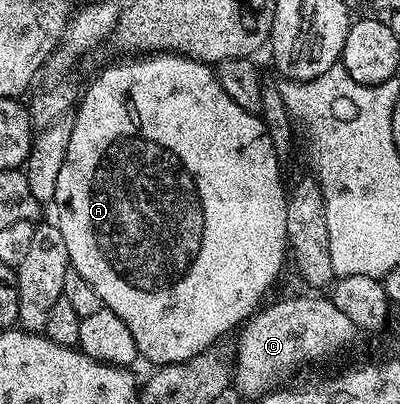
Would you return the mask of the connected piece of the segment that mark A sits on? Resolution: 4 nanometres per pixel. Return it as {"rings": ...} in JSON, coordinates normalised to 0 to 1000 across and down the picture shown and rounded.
{"rings":[[[445,131],[338,141],[330,156],[288,156],[263,168],[220,215],[215,208],[183,275],[173,369],[163,379],[163,408],[153,408],[153,431],[143,438],[133,550],[153,567],[153,587],[163,587],[178,661],[203,676],[233,715],[243,715],[243,735],[253,735],[258,755],[323,804],[323,824],[333,824],[333,844],[343,844],[350,881],[388,899],[378,903],[450,899],[503,874],[510,859],[555,842],[565,832],[558,827],[583,817],[588,800],[618,800],[650,762],[658,728],[685,705],[708,661],[708,641],[713,651],[723,631],[713,567],[718,473],[713,458],[708,463],[698,403],[703,386],[683,369],[683,349],[655,292],[573,250],[535,173],[495,146],[473,146]]]}

